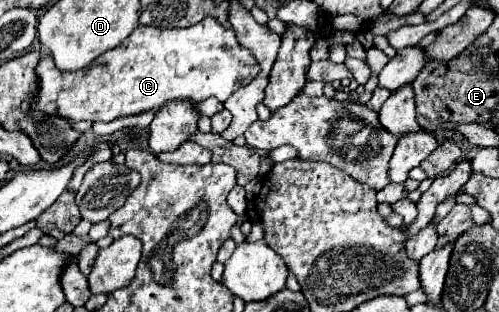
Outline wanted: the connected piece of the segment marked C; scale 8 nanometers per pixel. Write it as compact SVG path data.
M212 17L186 29L138 25L120 47L106 51L100 63L76 73L62 73L56 69L52 57L44 57L36 67L38 93L32 101L22 101L22 111L40 111L68 121L108 123L150 111L170 99L192 99L200 103L208 97L218 97L218 101L224 103L236 89L252 81L258 71L252 53L238 45L236 33L224 29Z

